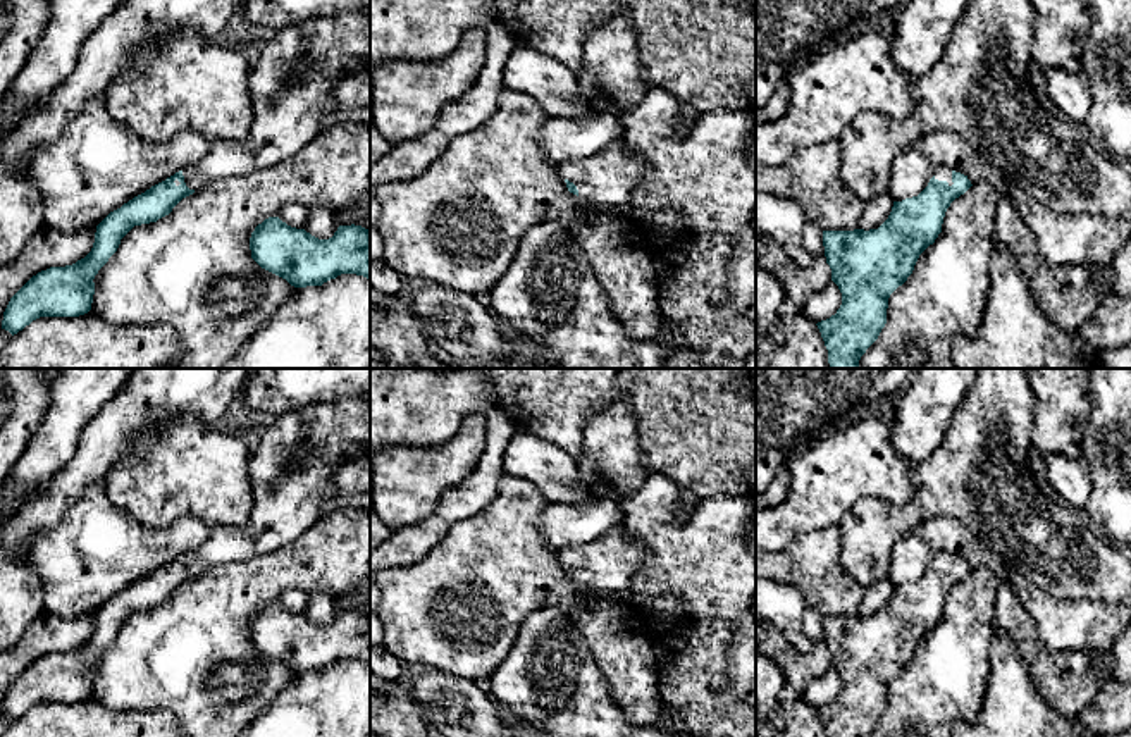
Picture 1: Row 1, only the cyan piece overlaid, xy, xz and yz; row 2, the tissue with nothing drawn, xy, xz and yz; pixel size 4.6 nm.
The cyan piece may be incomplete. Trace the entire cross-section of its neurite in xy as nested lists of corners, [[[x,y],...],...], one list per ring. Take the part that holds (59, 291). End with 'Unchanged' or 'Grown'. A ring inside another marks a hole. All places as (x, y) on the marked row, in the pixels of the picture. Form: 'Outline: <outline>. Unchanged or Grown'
Outline: [[[370,10],[315,17],[274,31],[263,43],[248,79],[253,108],[250,134],[243,141],[212,141],[210,152],[203,160],[176,172],[110,212],[96,226],[93,248],[84,258],[72,265],[38,272],[10,298],[3,312],[2,329],[14,336],[40,317],[79,317],[88,313],[95,294],[95,276],[134,226],[157,222],[169,215],[182,198],[210,183],[250,176],[284,162],[324,133],[325,122],[370,124],[370,110],[341,110],[332,98],[334,86],[346,77],[344,71],[353,60],[370,62]]]. Grown

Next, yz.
Outline: [[[938,167],[928,186],[912,198],[893,201],[888,219],[878,229],[823,231],[831,281],[842,293],[835,315],[818,322],[831,368],[859,368],[859,360],[887,324],[890,294],[912,274],[919,255],[935,243],[950,203],[971,188],[967,176]]]. Grown

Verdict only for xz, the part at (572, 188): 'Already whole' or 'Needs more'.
Needs more

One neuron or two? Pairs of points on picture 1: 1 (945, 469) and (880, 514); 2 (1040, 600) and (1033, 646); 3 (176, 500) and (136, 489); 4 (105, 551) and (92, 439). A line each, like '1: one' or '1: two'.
1: one
2: two
3: one
4: two

